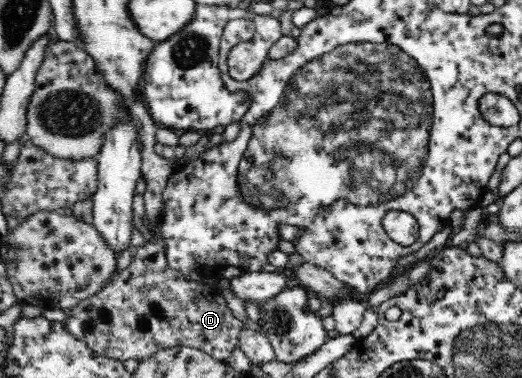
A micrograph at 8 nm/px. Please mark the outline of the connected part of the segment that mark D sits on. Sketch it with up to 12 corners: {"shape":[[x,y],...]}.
{"shape":[[154,242],[62,321],[122,362],[175,346],[227,361],[244,322]]}

